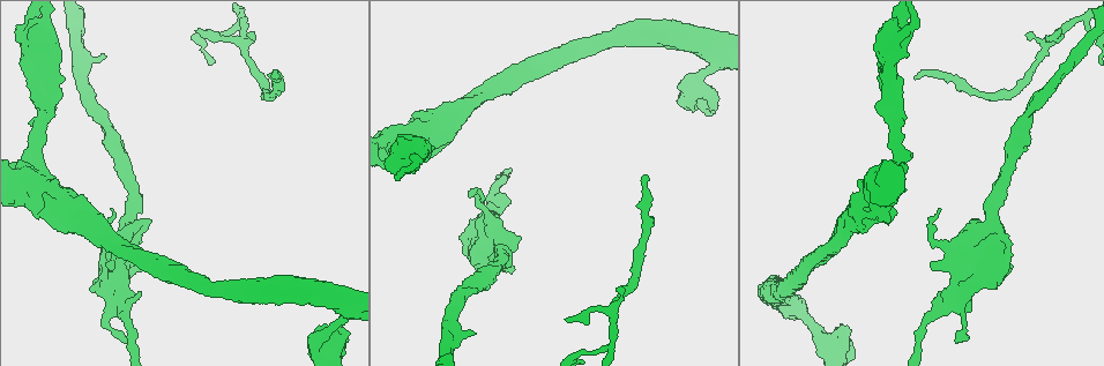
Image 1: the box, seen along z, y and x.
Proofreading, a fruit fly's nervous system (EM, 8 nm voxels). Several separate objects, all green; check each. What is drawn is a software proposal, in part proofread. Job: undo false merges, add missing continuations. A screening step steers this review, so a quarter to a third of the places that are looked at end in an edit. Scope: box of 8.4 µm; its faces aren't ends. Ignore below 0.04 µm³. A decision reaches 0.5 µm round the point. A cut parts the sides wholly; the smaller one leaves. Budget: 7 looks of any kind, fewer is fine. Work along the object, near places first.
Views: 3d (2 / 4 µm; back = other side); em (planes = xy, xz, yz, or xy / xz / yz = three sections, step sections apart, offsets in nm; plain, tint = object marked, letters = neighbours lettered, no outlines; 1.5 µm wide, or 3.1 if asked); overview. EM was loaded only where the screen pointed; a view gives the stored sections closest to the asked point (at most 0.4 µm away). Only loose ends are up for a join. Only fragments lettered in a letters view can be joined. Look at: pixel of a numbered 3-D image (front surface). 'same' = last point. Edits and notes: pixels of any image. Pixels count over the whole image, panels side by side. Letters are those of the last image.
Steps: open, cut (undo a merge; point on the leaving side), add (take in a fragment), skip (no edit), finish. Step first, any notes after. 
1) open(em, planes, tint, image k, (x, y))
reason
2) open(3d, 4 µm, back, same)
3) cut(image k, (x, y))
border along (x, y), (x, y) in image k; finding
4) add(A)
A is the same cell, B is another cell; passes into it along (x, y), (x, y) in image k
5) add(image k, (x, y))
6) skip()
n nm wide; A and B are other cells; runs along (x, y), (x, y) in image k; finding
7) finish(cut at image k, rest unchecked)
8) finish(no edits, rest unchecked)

open(em, yz, step 8, plain, image 1, (793, 309))
a narrow waist

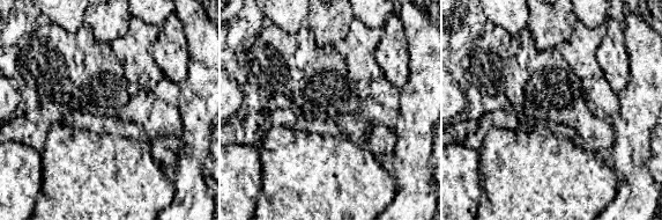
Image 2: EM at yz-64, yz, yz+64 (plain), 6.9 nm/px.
open(em, yz, step 8, letters, same)
see the neighbours

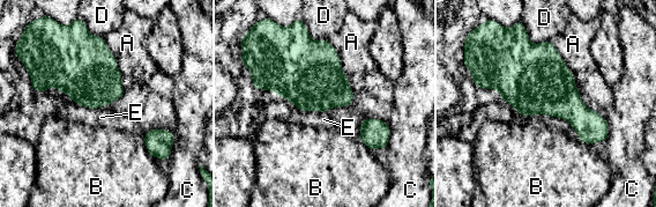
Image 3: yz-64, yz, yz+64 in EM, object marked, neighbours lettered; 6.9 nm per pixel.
skip()
440 nm wide; A, B, C, D and E are other cells; border along (142, 138), (149, 153) in image 3; one neuron here

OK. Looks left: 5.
open(3d, 2 µm, image 1, (1027, 37))
tapers out

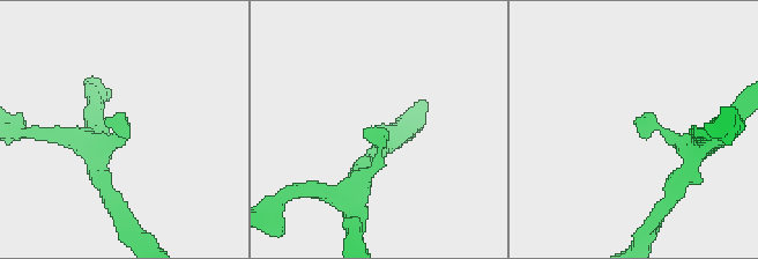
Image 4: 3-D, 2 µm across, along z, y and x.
open(em, xy, step 8, tint, image 4, (366, 131))

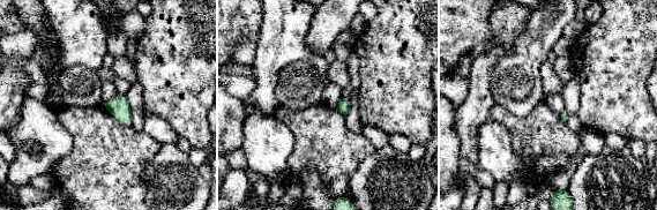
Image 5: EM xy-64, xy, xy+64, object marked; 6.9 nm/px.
open(em, planes, letters, same)
another direction

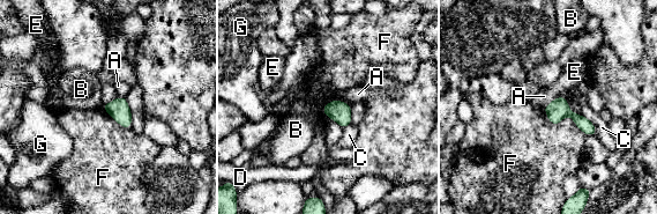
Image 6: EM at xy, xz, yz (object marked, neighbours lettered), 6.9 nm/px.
skip()
150 nm wide; F touches over 360 nm; A, B, C, D, E, F and G are other cells; no lettered fragment goes on from it

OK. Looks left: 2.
open(3d, 2 µm, back, image 1, (119, 294))
a fork

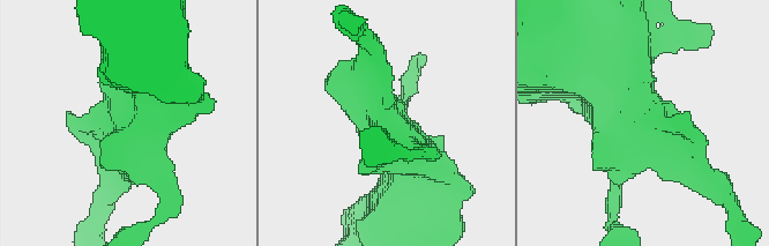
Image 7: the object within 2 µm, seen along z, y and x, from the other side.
open(em, planes, letters, image 7, (640, 125))

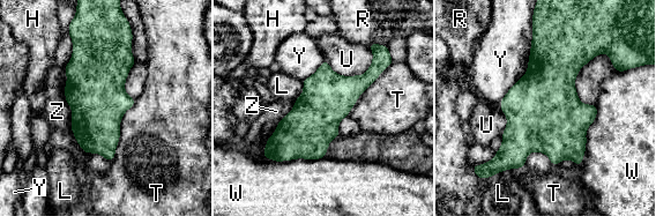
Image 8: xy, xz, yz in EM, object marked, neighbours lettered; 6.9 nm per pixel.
skip()
H, L, R, T, U, W, Y and Z are other cells; border along (136, 99), (122, 116), (111, 162) in image 8; all the same neuron

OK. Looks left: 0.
finish(no edits, rest unchecked)

